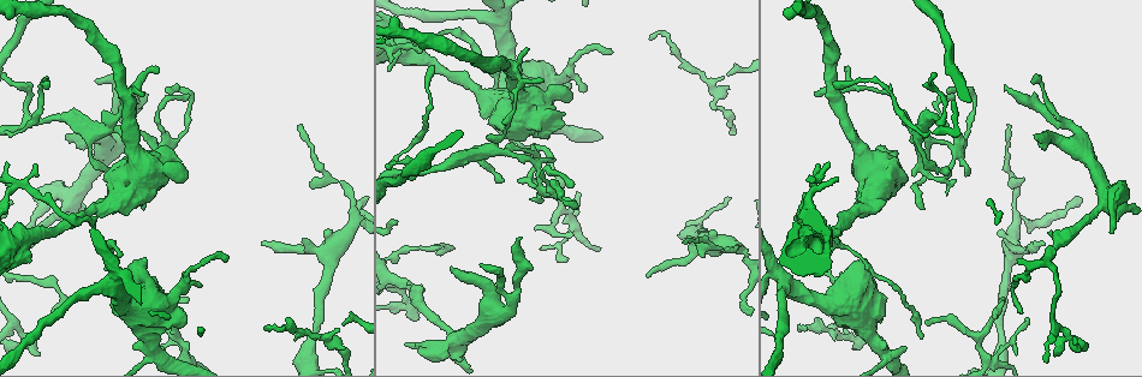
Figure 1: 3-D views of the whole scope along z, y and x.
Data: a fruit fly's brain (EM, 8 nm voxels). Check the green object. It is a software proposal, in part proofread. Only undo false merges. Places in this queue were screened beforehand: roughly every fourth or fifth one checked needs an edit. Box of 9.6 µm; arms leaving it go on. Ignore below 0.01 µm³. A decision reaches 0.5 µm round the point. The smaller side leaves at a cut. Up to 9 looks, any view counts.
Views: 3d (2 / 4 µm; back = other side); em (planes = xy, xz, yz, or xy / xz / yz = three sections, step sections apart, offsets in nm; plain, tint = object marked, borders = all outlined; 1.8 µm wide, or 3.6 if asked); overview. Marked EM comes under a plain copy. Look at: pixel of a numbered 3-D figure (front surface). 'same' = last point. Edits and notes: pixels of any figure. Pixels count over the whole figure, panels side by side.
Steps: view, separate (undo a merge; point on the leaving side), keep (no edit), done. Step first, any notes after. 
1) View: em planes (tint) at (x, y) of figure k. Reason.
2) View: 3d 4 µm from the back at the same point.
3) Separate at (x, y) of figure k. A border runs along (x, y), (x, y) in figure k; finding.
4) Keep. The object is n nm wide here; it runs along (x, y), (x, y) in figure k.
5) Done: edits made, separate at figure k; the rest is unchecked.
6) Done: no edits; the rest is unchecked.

View: 3d 4 µm at (909, 130) of figure 1. Abrupt turn.

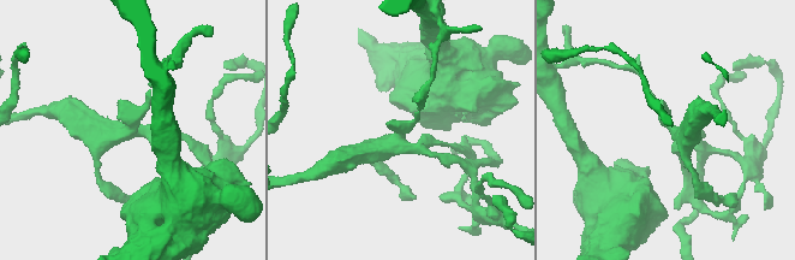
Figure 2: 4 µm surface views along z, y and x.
View: em xy step 4 (tint) at (127, 134) of figure 2. Now the EM.

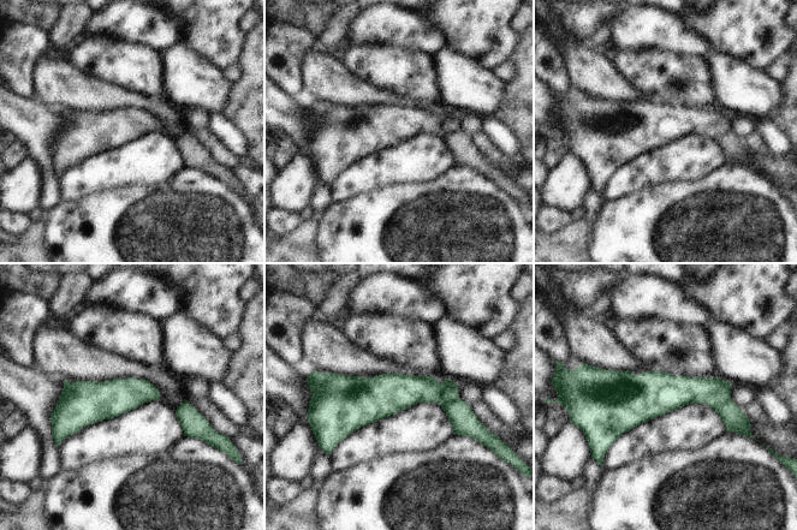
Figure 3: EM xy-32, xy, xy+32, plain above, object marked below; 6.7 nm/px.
View: em planes (tint) at the same point.

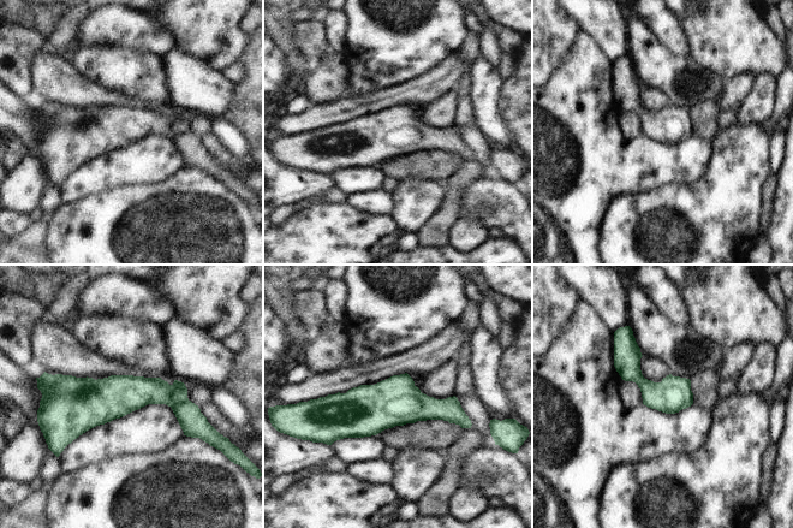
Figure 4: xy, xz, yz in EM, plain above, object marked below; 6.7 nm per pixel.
Keep. It runs along (57, 393), (167, 393), (198, 417) in figure 4; one neuron here.

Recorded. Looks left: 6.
View: em xy step 16 (tint) at (163, 143) of figure 1. Thick turns thin.

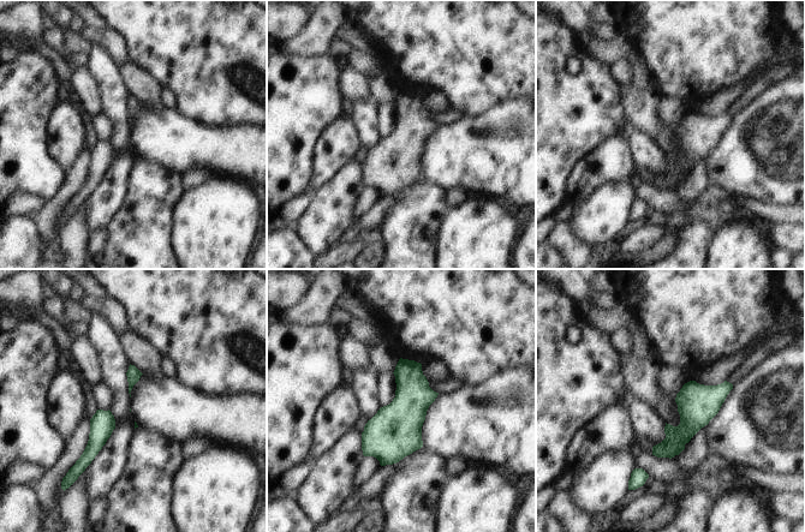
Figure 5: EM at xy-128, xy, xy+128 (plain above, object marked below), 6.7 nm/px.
View: em planes (borders) at the same point.

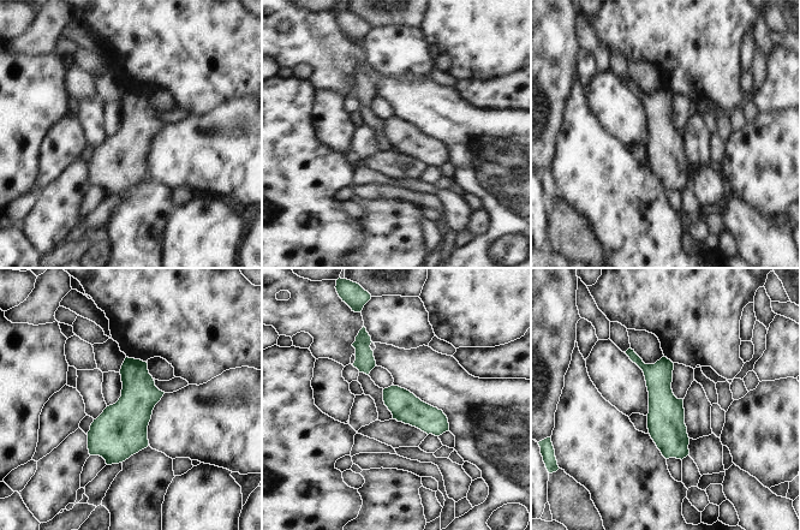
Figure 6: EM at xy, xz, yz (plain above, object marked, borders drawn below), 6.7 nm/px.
Keep. It runs along (630, 352), (658, 381), (682, 454) in figure 6; one neuron here.

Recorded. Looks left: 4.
View: em planes (tint) at (395, 173) of figure 1. Four-way junction.

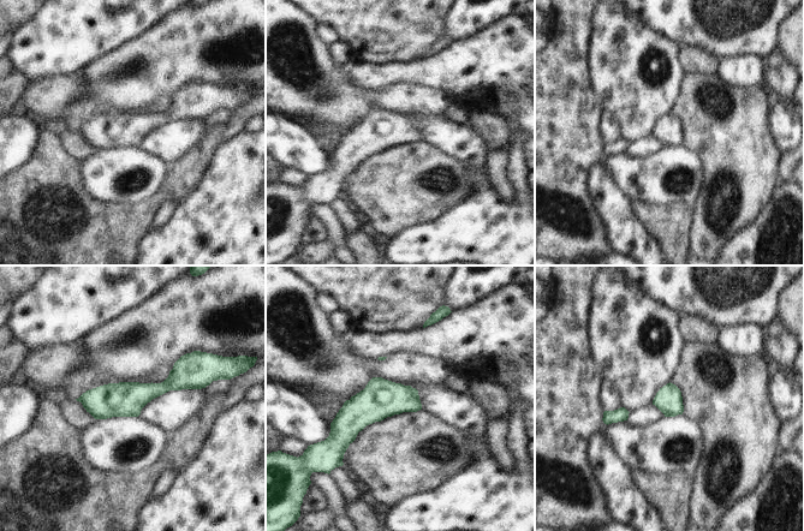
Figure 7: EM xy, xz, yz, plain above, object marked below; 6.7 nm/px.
Keep. The object is 180 nm wide here; it runs along (201, 382), (82, 399) in figure 7; all the same neuron.

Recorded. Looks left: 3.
View: em planes (tint) at (1055, 320) of figure 1. Four arms meet.

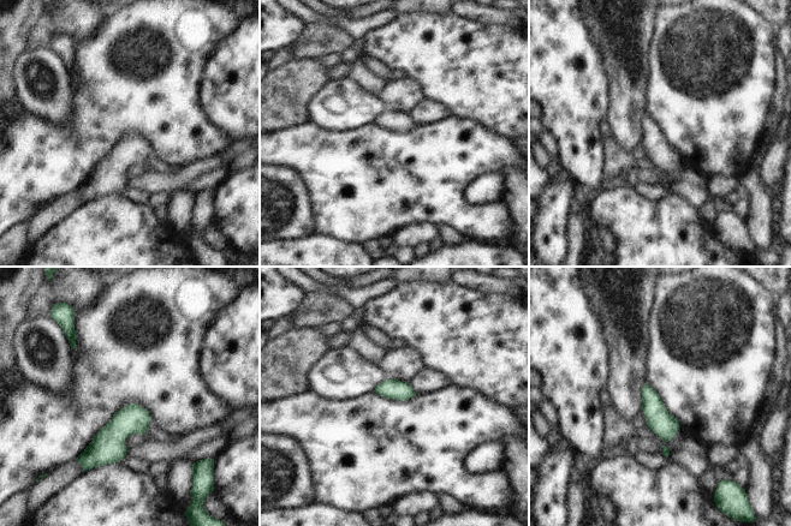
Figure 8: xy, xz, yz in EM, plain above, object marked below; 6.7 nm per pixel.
Keep. One neuron here.

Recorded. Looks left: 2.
Done: no edits; the rest is unchecked.

